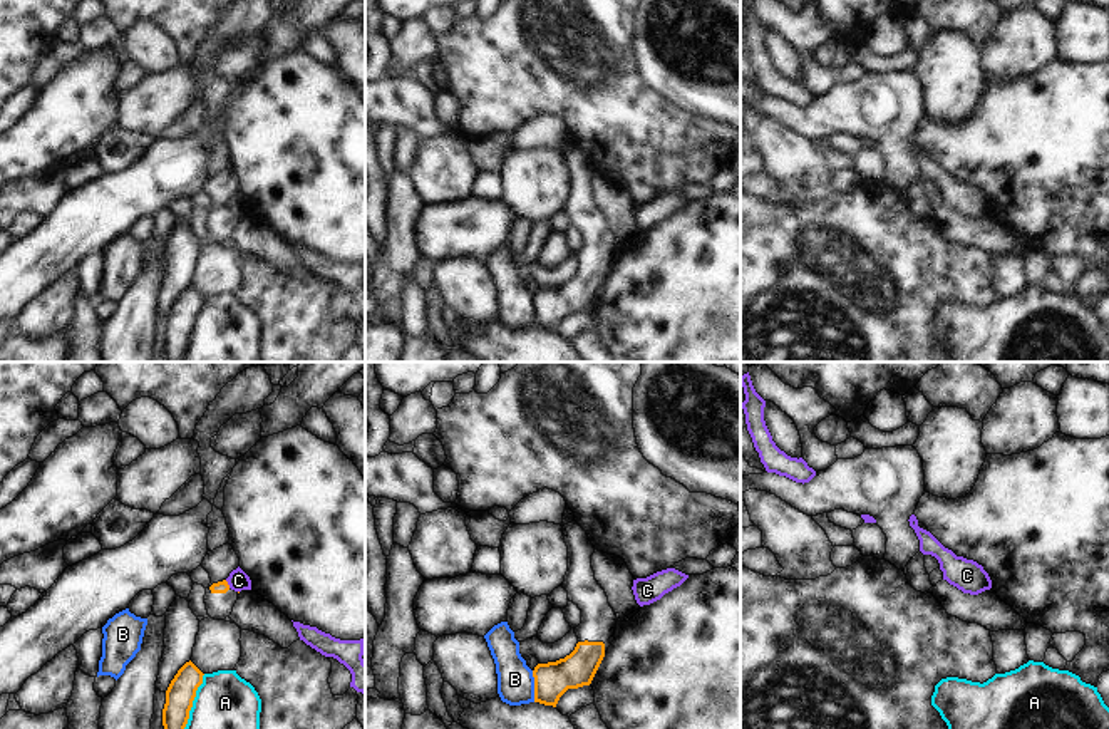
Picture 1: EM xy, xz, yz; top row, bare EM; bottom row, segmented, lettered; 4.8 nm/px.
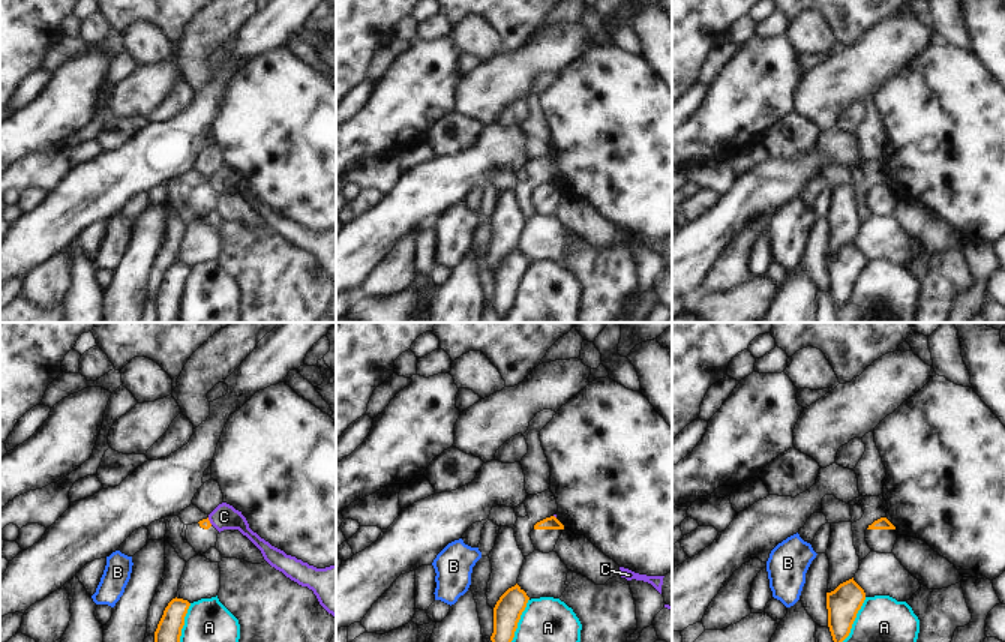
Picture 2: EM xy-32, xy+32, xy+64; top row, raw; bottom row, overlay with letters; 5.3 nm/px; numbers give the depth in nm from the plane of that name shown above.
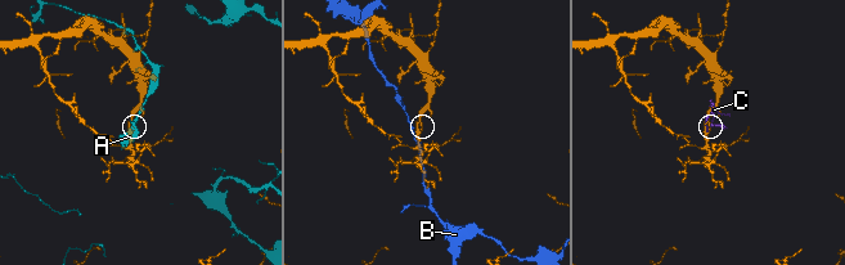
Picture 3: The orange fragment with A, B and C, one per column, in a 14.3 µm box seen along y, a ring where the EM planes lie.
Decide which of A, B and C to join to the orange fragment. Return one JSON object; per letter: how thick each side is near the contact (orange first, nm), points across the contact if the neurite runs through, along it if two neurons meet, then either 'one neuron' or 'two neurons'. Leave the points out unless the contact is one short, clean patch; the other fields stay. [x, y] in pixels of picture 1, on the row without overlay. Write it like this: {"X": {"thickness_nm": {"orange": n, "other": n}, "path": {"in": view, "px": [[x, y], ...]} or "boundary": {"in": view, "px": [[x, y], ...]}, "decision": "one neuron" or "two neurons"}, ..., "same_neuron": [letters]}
{"A": {"thickness_nm": {"orange": 140, "other": 360}, "decision": "two neurons"}, "B": {"thickness_nm": {"orange": 170, "other": 180}, "decision": "two neurons"}, "C": {"thickness_nm": {"orange": 60, "other": 100}, "boundary": {"in": "xy", "px": [[225, 205], [230, 211]]}, "decision": "two neurons"}, "same_neuron": []}

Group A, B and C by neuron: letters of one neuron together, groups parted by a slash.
A / B / C

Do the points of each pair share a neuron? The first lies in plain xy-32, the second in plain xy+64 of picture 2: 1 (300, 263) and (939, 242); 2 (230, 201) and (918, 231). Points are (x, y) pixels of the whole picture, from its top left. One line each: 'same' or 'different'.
1: different
2: same

